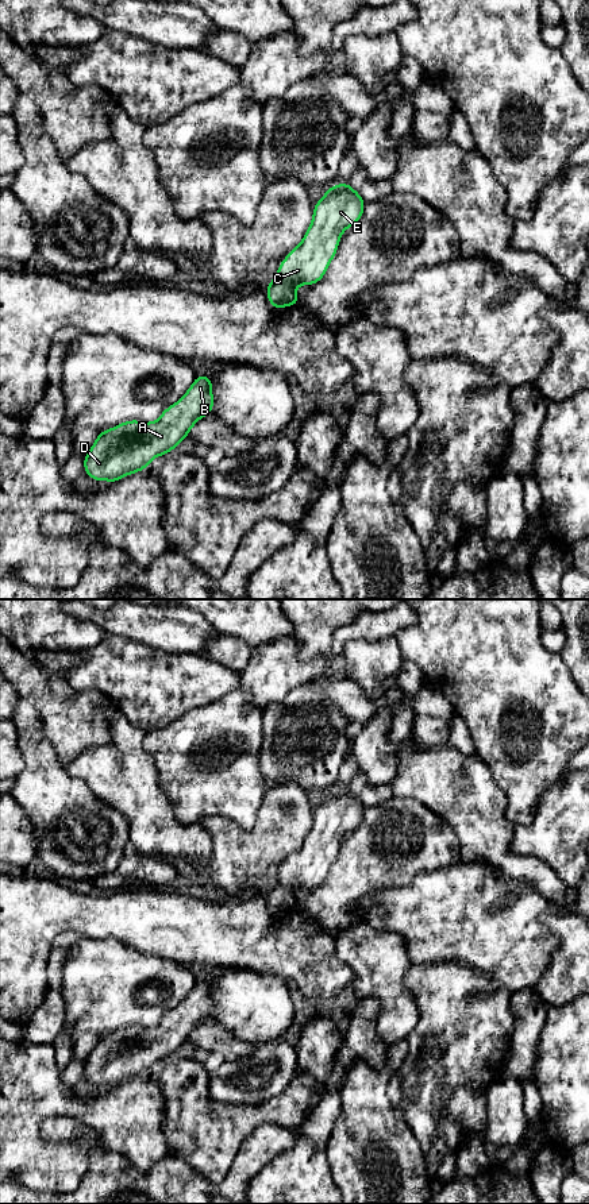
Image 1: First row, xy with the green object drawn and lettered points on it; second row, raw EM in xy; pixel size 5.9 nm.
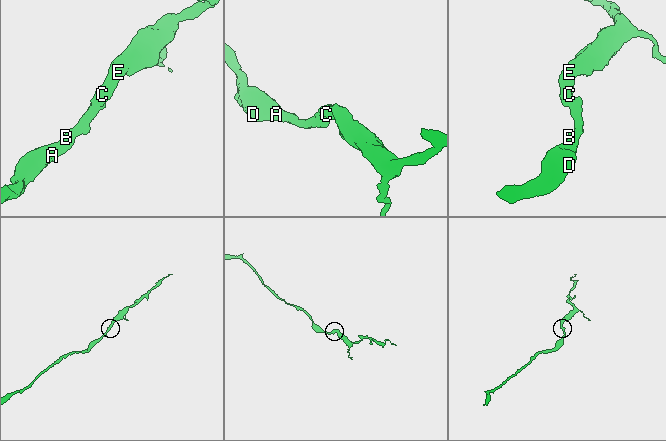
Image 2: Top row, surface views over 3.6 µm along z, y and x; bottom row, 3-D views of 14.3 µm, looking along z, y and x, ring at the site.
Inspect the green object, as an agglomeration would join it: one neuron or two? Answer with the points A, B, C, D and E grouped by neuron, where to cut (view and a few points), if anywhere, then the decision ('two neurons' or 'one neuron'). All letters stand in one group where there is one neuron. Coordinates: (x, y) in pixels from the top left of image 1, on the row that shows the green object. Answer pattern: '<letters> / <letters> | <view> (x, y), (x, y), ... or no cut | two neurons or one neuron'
A B C D E | no cut | one neuron

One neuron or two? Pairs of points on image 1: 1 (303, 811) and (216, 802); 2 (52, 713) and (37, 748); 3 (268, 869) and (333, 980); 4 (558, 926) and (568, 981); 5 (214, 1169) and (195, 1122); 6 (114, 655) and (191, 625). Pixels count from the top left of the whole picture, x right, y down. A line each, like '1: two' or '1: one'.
1: two
2: two
3: two
4: one
5: one
6: two

